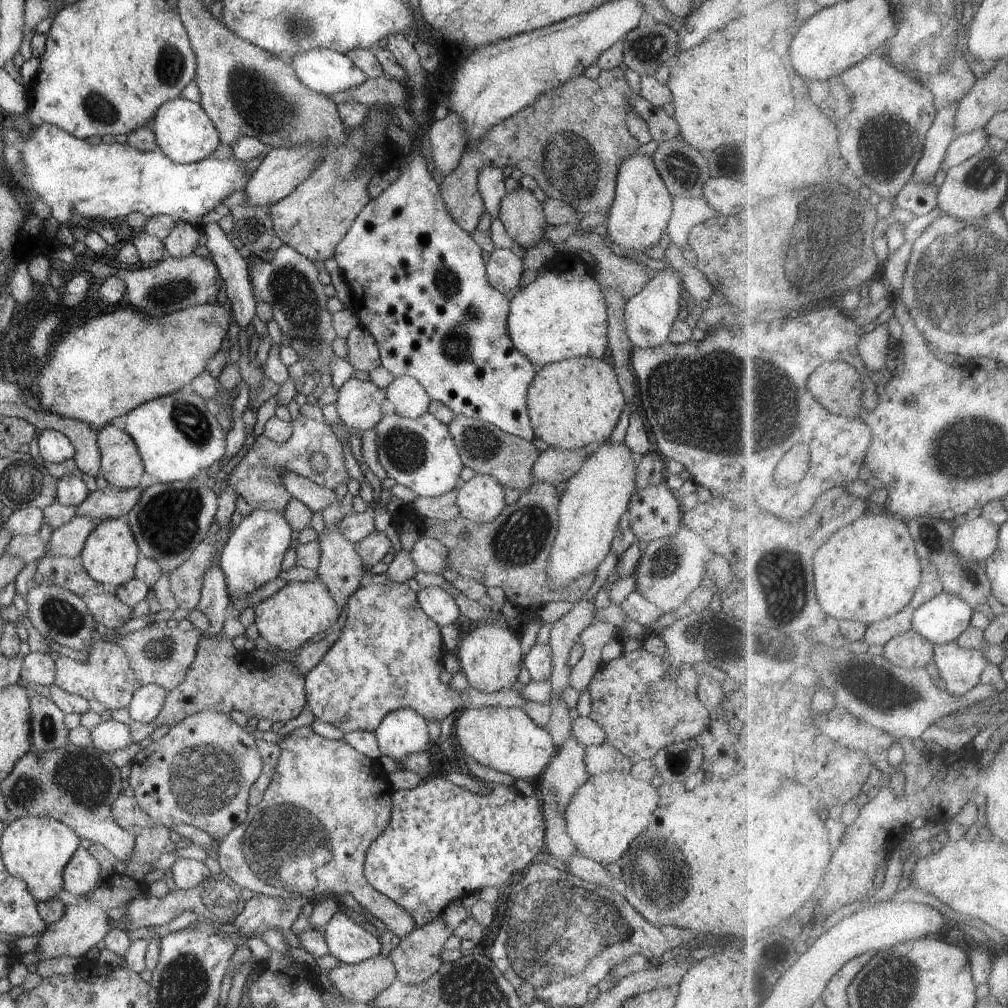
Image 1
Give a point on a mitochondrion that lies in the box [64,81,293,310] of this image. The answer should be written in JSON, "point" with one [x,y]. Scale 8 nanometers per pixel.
{"point":[101,109]}

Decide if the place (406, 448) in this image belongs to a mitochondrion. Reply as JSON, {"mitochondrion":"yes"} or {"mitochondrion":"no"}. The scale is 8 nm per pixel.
{"mitochondrion":"yes"}

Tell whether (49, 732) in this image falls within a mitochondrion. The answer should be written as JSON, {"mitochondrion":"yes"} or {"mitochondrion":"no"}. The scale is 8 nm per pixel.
{"mitochondrion":"yes"}

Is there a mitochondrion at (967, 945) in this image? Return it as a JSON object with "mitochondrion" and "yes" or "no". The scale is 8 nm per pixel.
{"mitochondrion":"no"}

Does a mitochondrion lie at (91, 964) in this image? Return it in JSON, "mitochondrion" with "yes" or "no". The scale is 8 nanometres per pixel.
{"mitochondrion":"no"}

